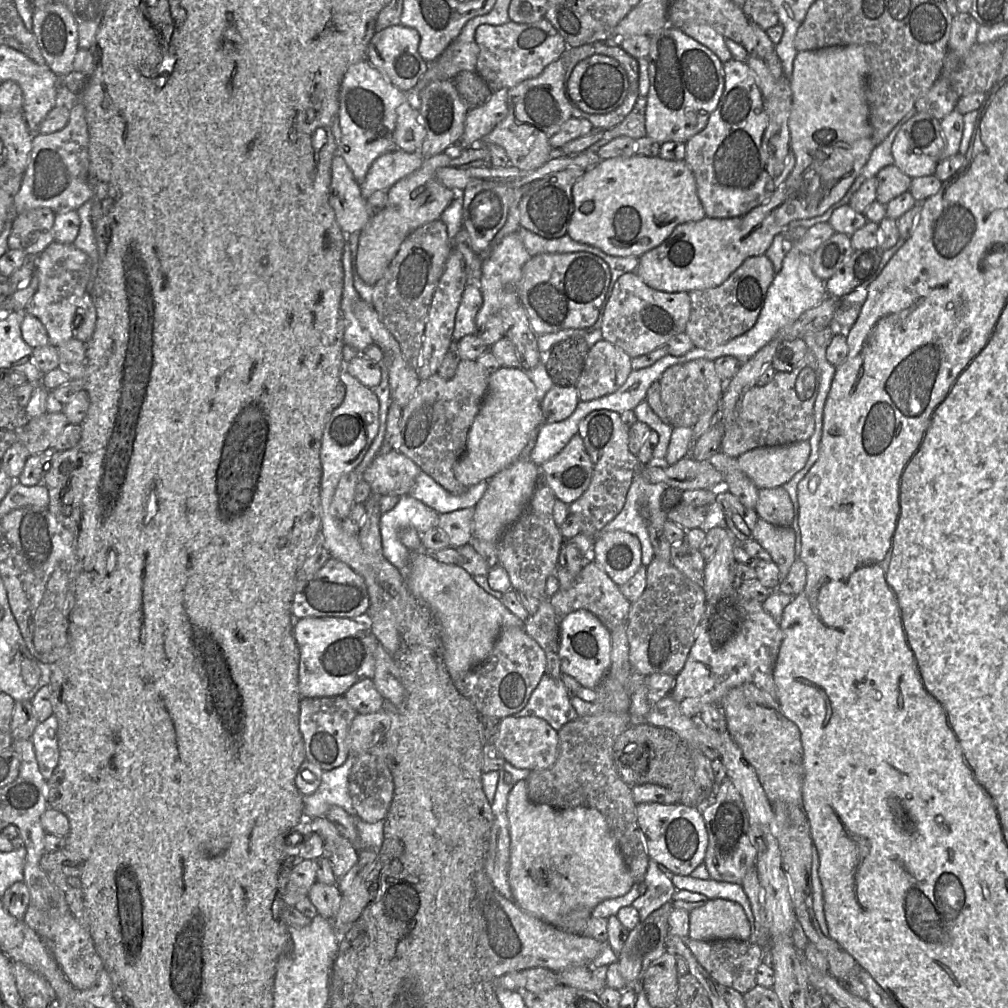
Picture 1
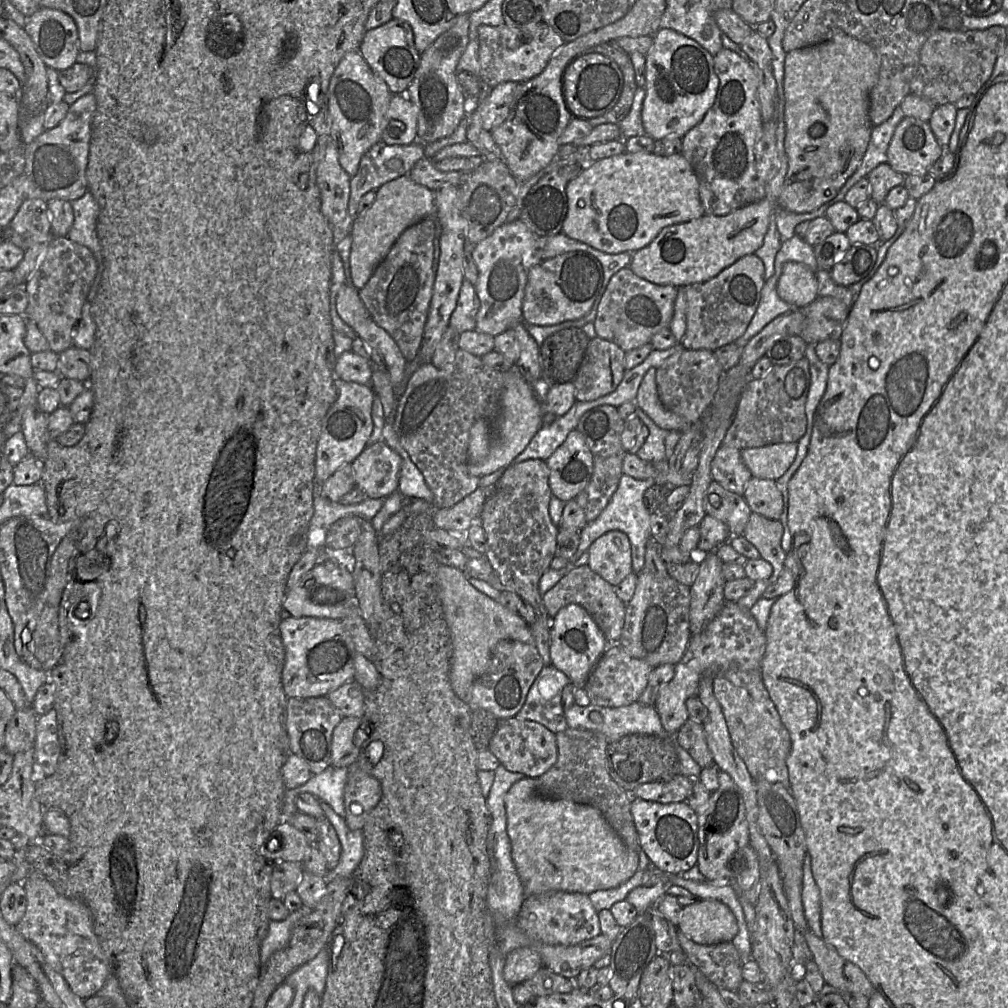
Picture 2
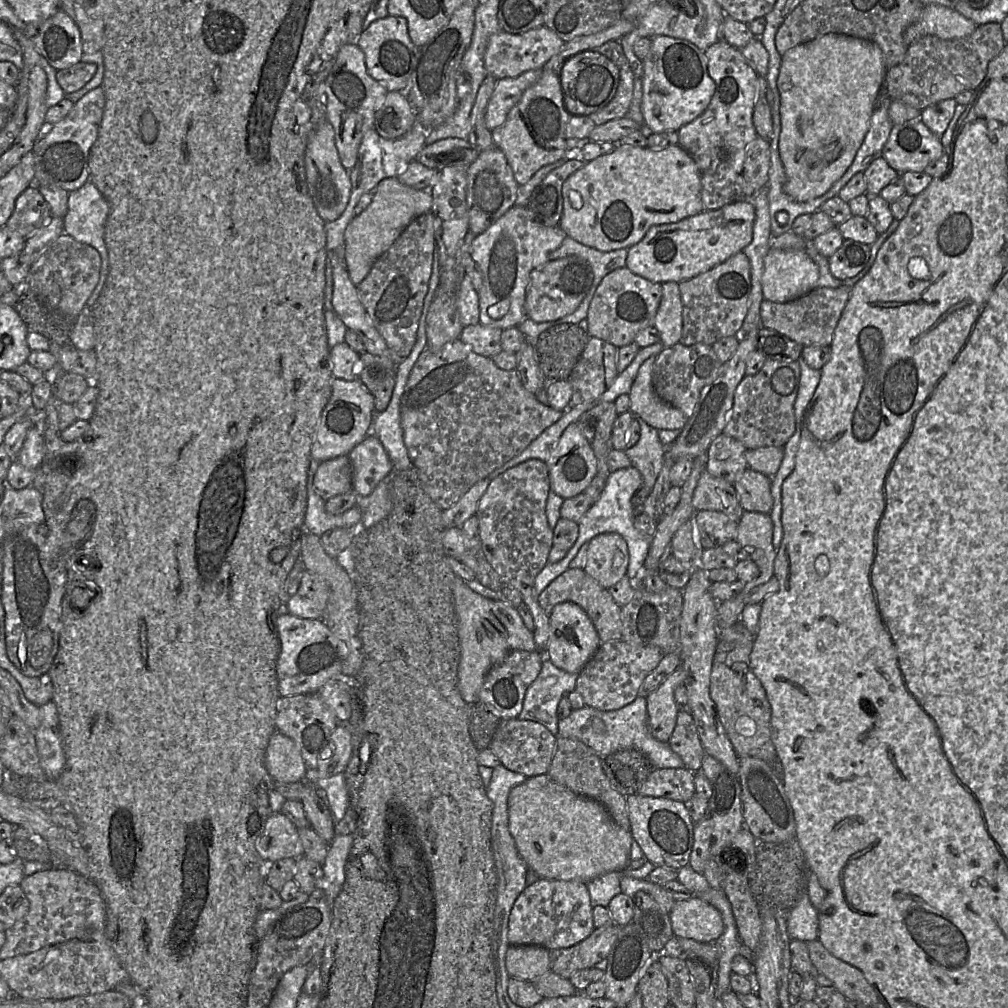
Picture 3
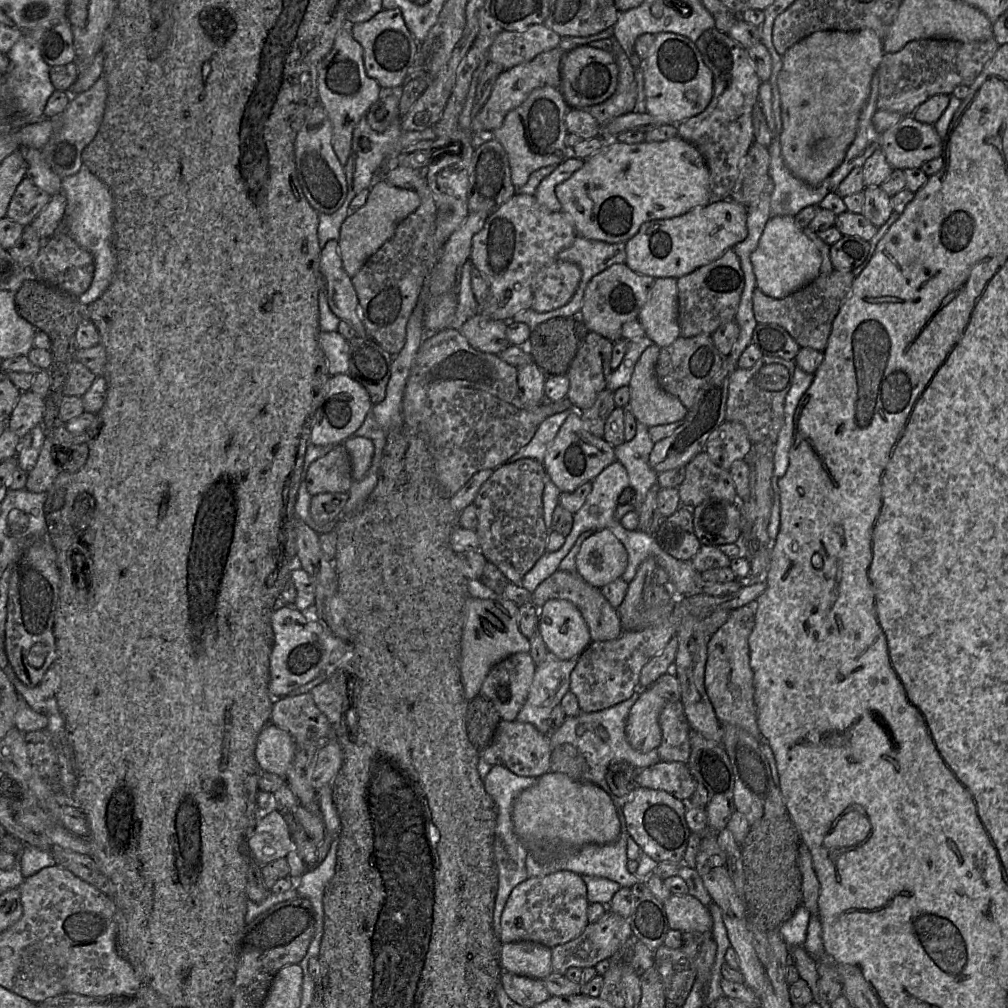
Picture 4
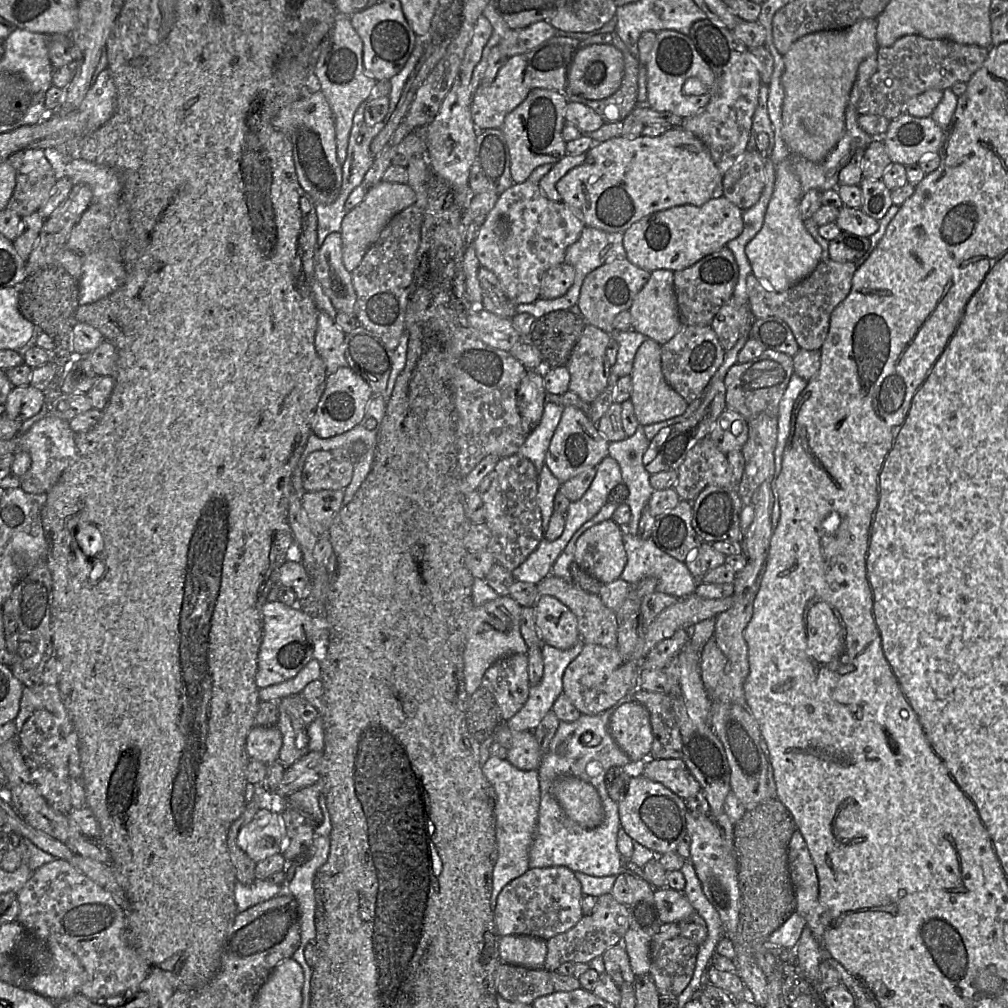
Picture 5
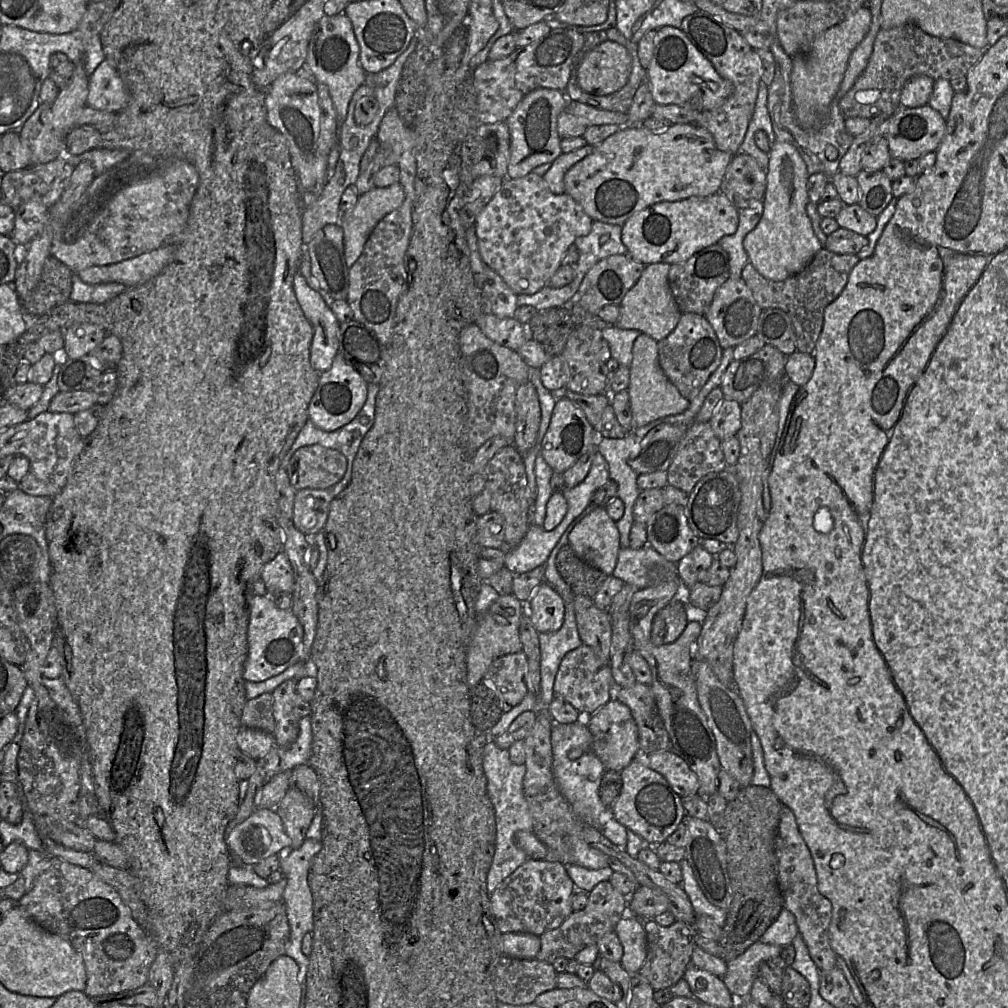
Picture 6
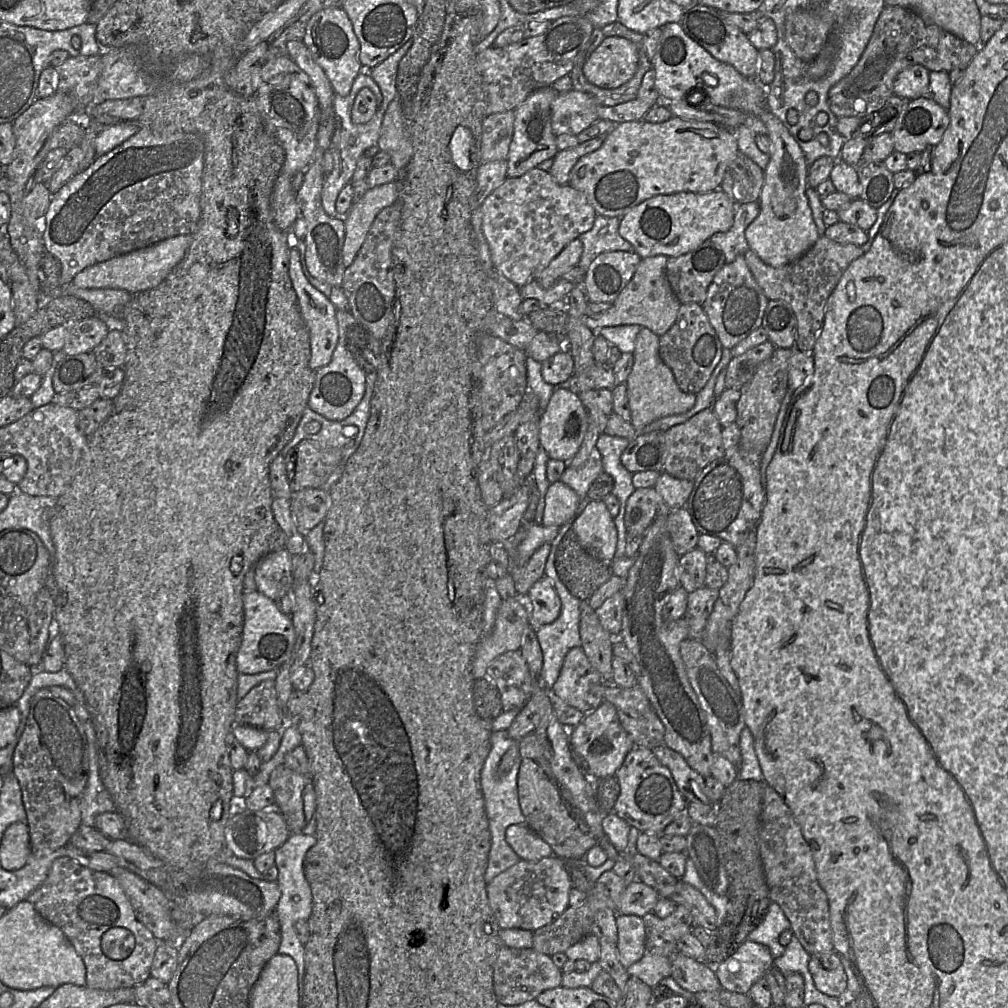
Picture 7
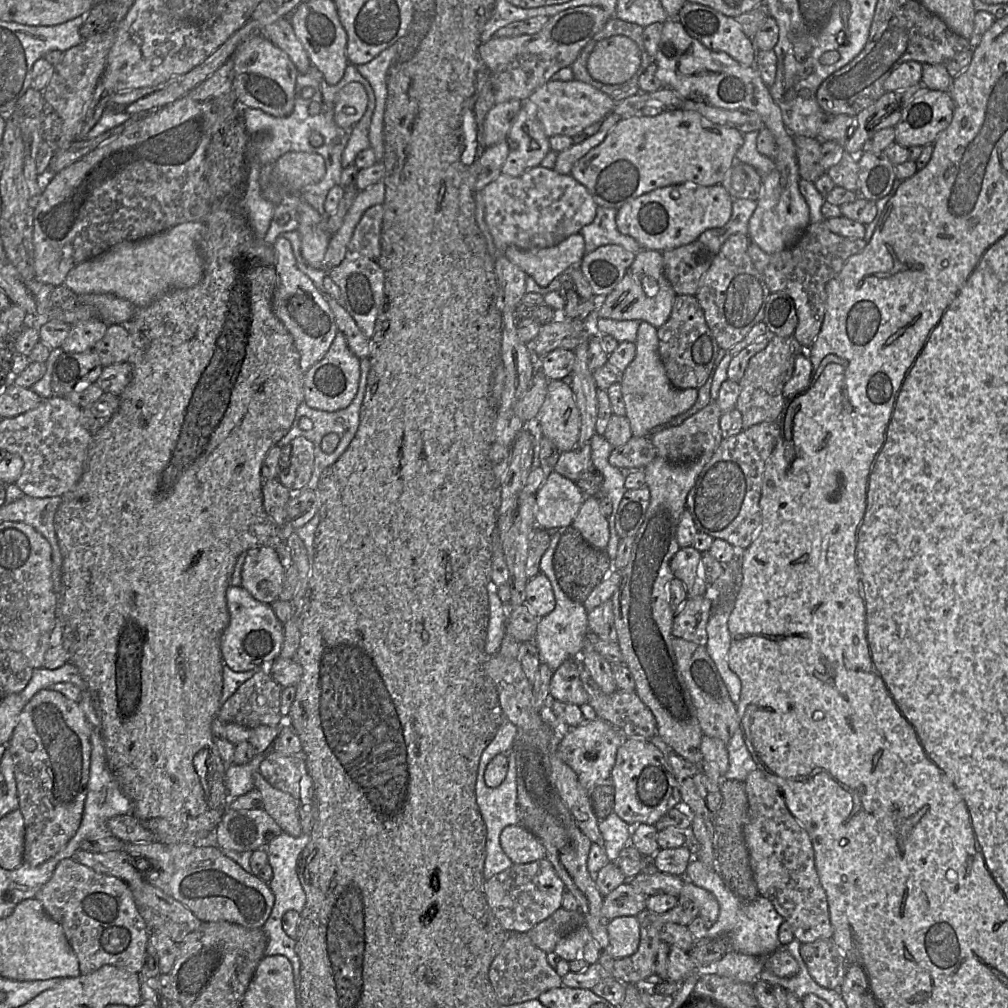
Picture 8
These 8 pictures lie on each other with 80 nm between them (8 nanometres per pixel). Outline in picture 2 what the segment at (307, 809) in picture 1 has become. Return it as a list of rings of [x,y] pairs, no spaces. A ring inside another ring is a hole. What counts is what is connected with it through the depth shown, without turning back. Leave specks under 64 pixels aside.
[[[329,767],[318,774],[313,774],[304,785],[286,791],[296,792],[297,795],[303,792],[310,793],[328,803],[337,815],[344,817],[344,790],[348,771],[347,767]]]

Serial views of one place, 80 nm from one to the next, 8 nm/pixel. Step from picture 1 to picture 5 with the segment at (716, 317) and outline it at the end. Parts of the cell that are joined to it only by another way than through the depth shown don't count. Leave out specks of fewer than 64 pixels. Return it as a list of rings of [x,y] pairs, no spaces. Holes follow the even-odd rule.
[[[727,247],[705,256],[692,266],[674,272],[674,289],[681,324],[711,326],[720,308],[733,299],[739,279],[739,268],[733,252]]]

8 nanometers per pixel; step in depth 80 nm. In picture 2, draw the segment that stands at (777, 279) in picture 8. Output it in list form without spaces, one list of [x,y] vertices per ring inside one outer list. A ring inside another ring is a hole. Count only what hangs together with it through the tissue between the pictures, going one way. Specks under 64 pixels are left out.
[[[818,296],[799,310],[806,317],[806,325],[800,337],[807,344],[817,344],[840,339],[850,309],[837,298]]]

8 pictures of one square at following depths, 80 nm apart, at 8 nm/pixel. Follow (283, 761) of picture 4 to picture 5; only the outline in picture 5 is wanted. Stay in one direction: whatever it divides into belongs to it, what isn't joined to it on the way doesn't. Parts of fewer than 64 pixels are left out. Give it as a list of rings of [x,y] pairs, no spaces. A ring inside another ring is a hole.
[[[255,726],[247,736],[246,751],[250,760],[268,765],[279,759],[282,743],[282,734],[277,726]]]

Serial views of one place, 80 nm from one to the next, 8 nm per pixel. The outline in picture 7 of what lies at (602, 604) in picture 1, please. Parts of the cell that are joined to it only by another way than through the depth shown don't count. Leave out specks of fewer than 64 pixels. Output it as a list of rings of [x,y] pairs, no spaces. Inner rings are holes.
[[[581,601],[579,632],[581,647],[606,683],[612,683],[612,635],[606,631],[587,601]]]

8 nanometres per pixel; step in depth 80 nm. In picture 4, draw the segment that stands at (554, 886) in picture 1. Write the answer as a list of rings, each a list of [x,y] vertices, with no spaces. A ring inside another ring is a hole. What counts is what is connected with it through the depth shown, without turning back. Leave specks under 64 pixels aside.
[[[550,770],[515,797],[512,821],[516,835],[539,863],[550,862],[586,844],[613,842],[621,833],[613,799],[603,789],[592,782],[577,781]]]

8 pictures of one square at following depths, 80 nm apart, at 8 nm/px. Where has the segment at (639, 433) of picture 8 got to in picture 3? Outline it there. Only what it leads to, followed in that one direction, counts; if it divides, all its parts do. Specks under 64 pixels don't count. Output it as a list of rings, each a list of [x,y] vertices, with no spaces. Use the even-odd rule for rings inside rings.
[[[657,356],[640,366],[629,392],[630,412],[657,430],[682,430],[688,418],[658,397],[652,385],[652,371]]]

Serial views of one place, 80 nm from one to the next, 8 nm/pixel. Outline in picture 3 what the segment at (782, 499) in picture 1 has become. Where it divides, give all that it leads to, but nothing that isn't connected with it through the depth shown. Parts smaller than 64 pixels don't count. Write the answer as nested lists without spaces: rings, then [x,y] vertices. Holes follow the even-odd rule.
[[[747,468],[733,486],[744,510],[770,514],[773,497],[768,476]]]

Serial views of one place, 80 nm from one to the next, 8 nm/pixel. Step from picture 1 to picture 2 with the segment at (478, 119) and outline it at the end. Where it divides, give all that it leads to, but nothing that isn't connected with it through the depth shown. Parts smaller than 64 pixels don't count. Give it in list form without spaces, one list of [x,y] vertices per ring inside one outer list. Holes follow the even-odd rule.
[[[513,81],[502,82],[491,88],[485,99],[475,105],[482,128],[491,132],[506,120],[518,85]]]

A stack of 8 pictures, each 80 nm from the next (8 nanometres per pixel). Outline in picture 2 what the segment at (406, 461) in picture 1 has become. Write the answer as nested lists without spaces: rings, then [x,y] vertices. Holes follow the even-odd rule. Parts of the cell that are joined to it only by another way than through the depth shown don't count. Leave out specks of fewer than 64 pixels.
[[[384,441],[367,445],[351,464],[354,470],[355,487],[363,490],[367,498],[386,498],[398,491],[401,457]]]

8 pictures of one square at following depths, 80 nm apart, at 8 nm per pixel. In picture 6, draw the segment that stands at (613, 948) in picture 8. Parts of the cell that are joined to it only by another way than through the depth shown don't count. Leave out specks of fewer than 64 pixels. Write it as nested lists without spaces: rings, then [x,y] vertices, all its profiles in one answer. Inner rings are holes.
[[[635,915],[624,916],[616,924],[615,932],[623,947],[623,968],[630,975],[638,974],[647,956],[643,920]]]

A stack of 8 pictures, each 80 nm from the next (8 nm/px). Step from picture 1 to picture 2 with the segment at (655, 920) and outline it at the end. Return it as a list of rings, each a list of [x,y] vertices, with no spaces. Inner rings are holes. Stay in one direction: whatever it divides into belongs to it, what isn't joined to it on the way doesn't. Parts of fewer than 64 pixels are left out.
[[[637,915],[632,923],[622,927],[612,943],[609,963],[611,978],[608,985],[614,992],[614,995],[629,1001],[637,1000],[643,971],[657,954],[658,949],[650,917],[647,915]]]

